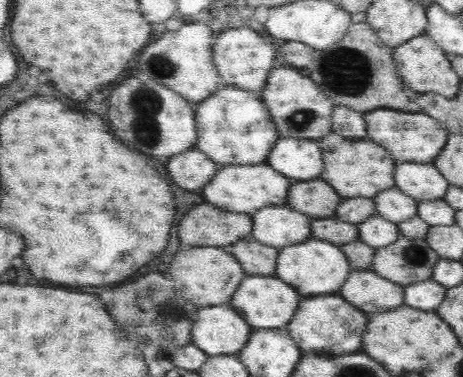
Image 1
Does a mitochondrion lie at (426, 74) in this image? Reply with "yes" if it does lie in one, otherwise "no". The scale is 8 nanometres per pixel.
no

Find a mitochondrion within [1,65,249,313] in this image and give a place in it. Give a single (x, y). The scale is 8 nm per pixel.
(146, 105)

